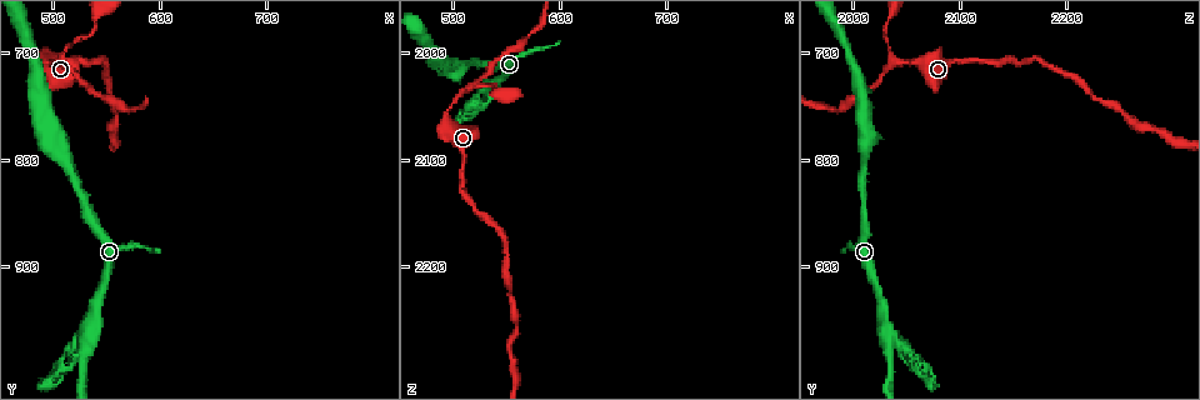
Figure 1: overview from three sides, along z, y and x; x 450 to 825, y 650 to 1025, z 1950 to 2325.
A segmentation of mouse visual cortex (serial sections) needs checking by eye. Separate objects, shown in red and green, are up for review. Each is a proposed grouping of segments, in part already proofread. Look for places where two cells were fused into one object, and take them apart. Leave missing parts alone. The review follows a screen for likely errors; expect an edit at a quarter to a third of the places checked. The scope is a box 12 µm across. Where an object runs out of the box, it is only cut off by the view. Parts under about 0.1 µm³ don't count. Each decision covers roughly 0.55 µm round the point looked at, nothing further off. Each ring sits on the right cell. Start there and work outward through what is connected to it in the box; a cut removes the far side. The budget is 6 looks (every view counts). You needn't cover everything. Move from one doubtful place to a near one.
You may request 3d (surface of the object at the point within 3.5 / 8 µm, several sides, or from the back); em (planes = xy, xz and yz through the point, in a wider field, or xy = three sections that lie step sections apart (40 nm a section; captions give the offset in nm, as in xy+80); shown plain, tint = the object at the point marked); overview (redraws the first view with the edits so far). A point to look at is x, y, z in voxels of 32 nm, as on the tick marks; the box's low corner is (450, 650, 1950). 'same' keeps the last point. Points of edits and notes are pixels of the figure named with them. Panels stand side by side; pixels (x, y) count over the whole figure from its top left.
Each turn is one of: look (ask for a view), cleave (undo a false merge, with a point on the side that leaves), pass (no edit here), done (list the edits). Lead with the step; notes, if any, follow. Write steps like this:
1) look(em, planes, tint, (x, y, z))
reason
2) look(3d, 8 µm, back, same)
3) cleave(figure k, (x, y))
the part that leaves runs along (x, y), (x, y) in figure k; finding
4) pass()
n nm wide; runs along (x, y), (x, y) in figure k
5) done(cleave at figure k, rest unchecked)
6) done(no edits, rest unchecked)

look(3d, 8 µm, (508, 704, 2118))
narrows sharply

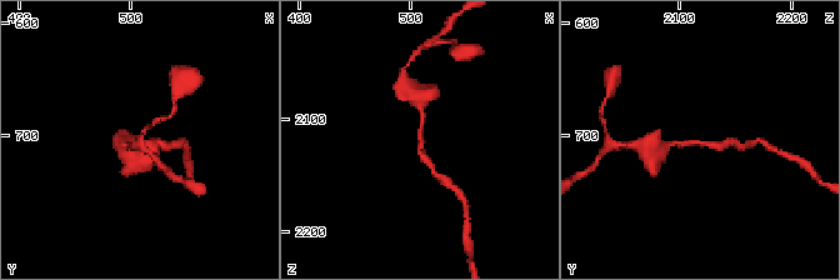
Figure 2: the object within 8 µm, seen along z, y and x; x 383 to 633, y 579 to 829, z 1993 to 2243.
look(3d, 3.5 µm, (510, 708, 2116))

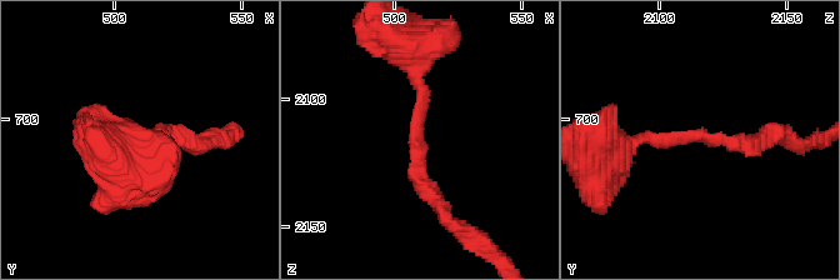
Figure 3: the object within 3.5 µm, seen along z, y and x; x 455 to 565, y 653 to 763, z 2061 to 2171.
look(em, xy, step 2, tint, (509, 706, 2115))

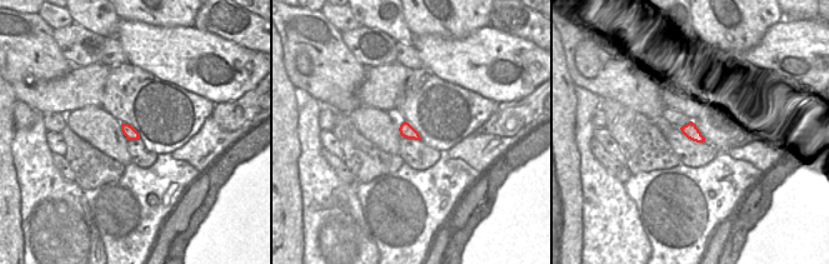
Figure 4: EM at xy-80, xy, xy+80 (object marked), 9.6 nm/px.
pass()
140 nm wide; runs along (414, 59), (418, 180), (444, 213) in figure 3; all the same cell

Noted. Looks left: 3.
look(3d, 3.5 µm, (504, 708, 2042))
thin neck

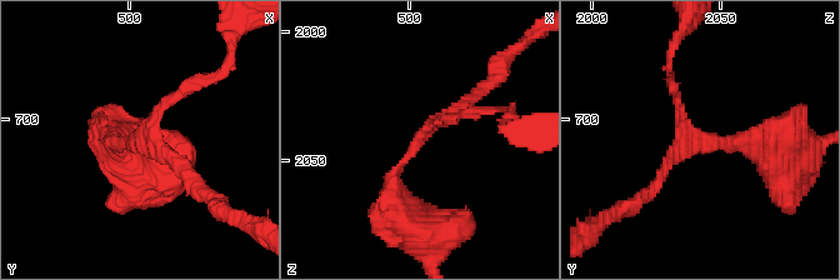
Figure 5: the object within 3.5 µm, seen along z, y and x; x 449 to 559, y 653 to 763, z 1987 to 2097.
pass()
arms of 100, 150, 200 nm; runs along (395, 210), (395, 168), (475, 94) in figure 5; all the same cell

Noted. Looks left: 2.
look(3d, 3.5 µm, back, (528, 962, 2030))
arms part here

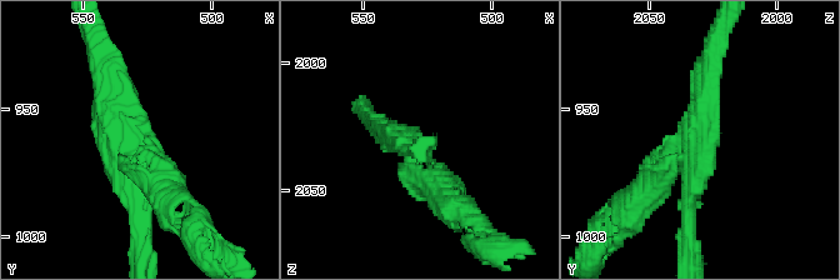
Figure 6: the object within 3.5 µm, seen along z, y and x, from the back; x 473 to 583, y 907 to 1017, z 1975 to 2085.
look(em, xy, step 2, tint, (531, 959, 2031))
shape alone is not enough

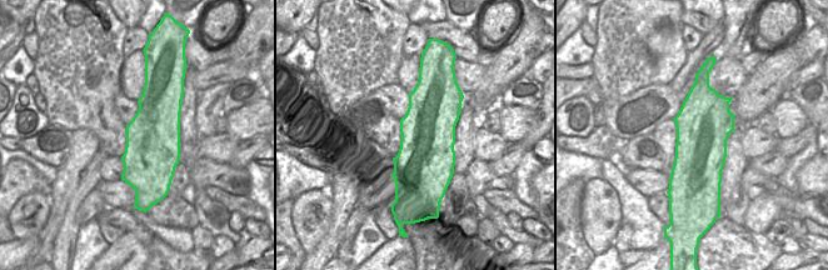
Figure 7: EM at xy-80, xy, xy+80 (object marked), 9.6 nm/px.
cleave(figure 6, (164, 164))
the part that leaves runs along (149, 141), (180, 176), (199, 234) in figure 6; a second cell is stuck on

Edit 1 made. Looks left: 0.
done(cleave at figure 6, rest unchecked)

